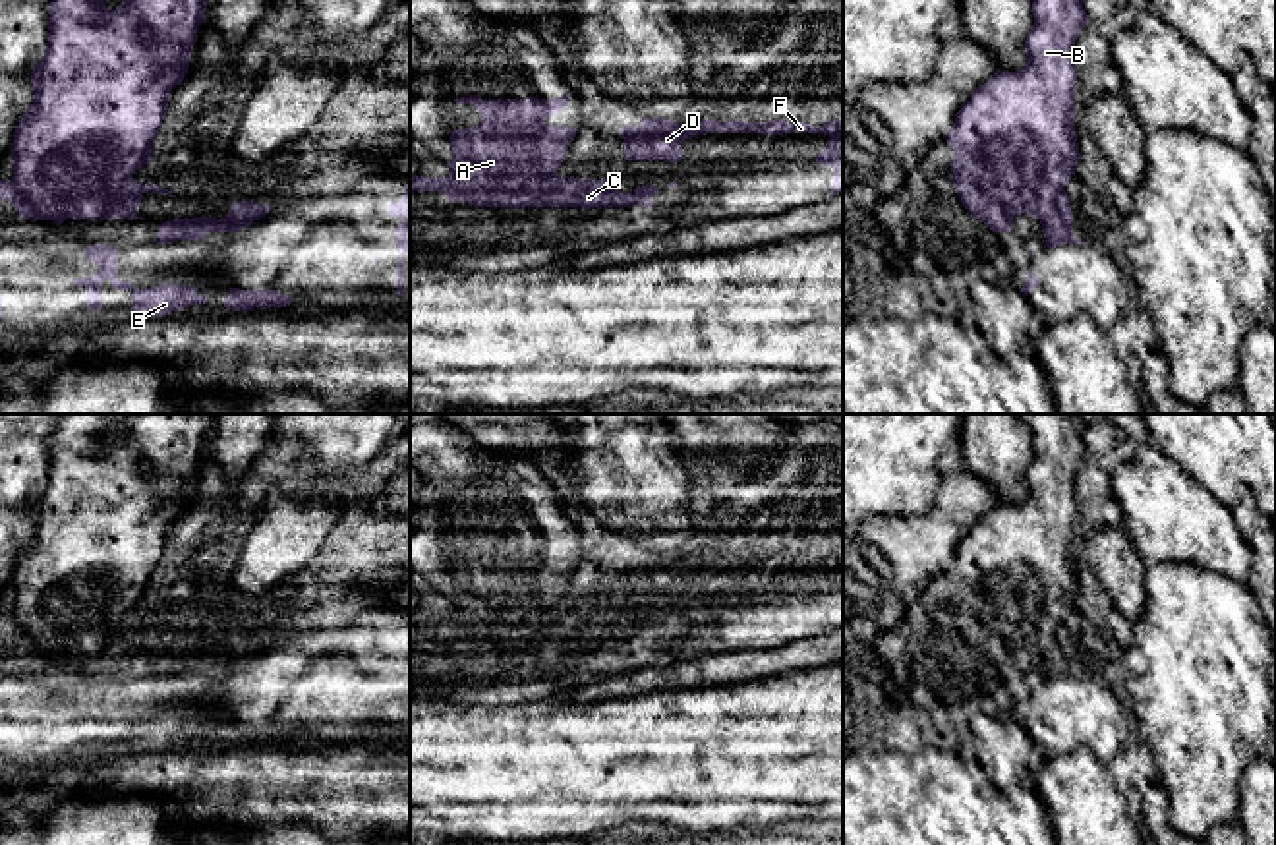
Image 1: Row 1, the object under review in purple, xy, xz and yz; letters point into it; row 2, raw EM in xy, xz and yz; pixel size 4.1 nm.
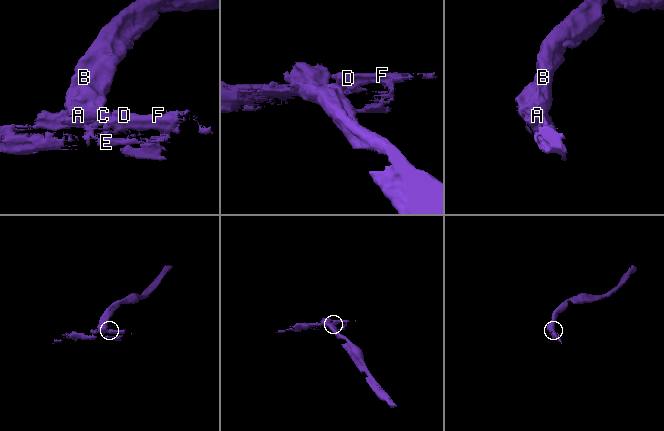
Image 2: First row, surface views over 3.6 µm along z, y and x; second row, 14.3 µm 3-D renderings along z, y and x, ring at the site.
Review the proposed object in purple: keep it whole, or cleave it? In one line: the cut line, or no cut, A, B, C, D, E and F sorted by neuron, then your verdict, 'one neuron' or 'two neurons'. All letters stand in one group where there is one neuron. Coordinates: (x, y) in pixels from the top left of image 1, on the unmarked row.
cut in xz along (453, 604), (482, 613), (509, 613), (553, 606); A B / C D E F; two neurons

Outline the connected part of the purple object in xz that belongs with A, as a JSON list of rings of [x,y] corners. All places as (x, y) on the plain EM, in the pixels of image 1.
[[[572,526],[557,532],[454,532],[476,539],[485,553],[450,567],[456,592],[447,597],[452,605],[489,615],[553,607],[566,594],[578,563],[545,553],[565,543],[570,532]]]

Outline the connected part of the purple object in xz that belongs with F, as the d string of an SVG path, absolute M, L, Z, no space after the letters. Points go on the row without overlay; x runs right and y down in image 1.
M644 551L640 559L624 559L619 563L624 572L626 594L665 594L681 596L682 574L706 567L824 567L829 570L827 580L814 590L816 597L829 597L835 601L835 617L829 626L843 626L843 551L812 559L806 555L717 555L702 553L692 557L671 555L667 551Z

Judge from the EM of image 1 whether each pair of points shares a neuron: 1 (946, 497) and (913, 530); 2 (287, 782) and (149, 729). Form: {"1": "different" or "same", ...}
{"1": "same", "2": "different"}

